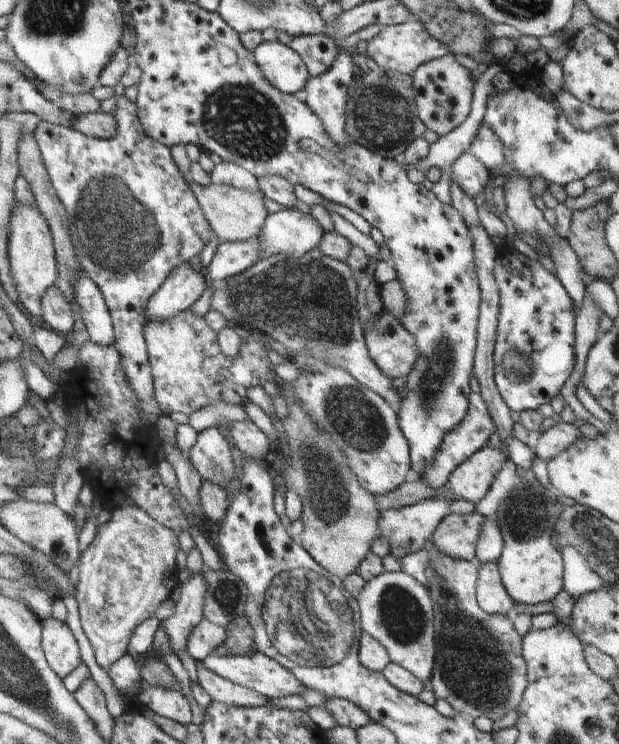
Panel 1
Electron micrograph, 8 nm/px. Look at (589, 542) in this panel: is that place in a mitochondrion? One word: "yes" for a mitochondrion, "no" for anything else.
yes

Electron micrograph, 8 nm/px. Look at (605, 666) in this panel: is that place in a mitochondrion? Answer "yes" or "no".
no

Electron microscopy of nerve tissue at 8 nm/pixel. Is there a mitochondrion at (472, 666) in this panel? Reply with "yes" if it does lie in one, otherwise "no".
yes

